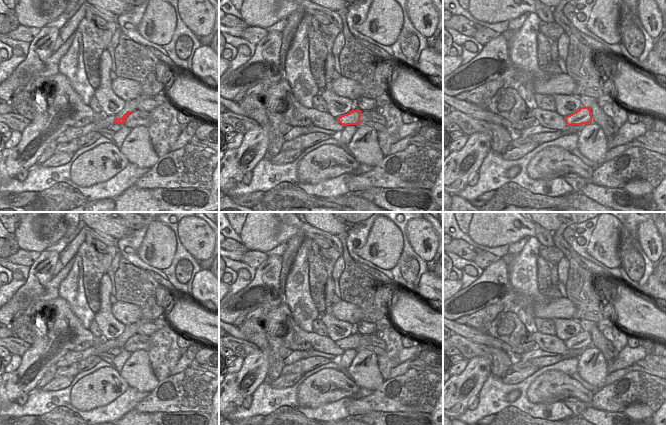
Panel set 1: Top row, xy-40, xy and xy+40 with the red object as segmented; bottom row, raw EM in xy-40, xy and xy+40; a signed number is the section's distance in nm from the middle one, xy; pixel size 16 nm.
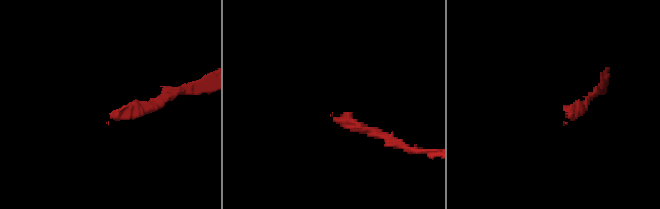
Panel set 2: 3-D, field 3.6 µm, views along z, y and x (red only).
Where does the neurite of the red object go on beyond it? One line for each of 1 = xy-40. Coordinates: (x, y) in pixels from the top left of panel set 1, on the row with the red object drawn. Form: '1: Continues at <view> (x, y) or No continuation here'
1: No continuation here.

